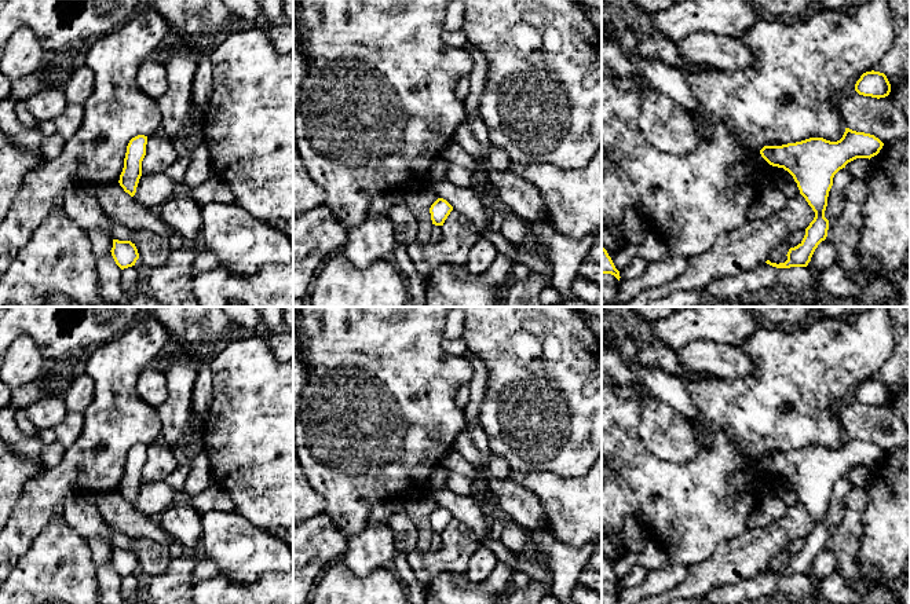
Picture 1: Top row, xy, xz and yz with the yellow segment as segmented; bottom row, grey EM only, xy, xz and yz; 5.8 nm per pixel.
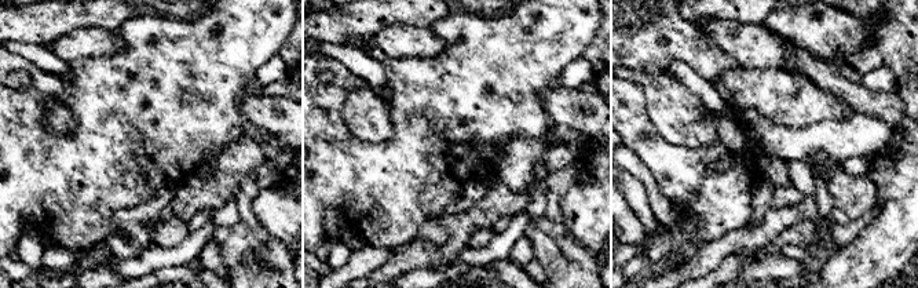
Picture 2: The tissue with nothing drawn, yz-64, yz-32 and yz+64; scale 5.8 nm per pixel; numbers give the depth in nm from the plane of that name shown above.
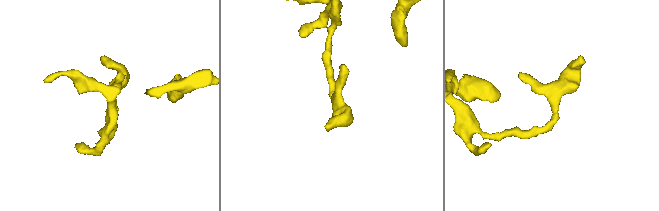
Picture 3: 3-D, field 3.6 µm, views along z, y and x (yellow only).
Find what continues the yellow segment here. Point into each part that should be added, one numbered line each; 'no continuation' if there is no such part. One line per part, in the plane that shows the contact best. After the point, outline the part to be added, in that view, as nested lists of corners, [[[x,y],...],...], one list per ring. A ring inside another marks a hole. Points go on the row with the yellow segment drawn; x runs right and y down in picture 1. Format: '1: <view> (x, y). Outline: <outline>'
no continuation

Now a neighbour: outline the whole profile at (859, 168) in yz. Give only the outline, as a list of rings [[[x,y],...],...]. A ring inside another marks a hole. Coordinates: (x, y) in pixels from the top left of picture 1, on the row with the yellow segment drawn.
[[[856,158],[845,165],[845,171],[854,177],[854,179],[863,179],[866,177],[871,171],[871,161],[869,158]]]

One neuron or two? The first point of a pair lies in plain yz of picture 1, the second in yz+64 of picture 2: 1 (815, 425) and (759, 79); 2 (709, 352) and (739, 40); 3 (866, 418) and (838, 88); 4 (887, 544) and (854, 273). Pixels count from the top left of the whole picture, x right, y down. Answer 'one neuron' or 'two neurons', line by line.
1: one neuron
2: one neuron
3: one neuron
4: one neuron

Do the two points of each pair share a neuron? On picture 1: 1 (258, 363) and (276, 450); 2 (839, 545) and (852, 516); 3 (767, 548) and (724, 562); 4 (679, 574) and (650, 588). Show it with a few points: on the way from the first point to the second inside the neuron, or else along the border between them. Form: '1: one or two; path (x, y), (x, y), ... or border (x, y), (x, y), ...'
1: one; path (258, 385), (258, 402), (274, 428)
2: one; path (845, 538), (851, 530), (851, 523)
3: one; path (756, 548), (735, 560)
4: one; path (672, 574), (657, 581)

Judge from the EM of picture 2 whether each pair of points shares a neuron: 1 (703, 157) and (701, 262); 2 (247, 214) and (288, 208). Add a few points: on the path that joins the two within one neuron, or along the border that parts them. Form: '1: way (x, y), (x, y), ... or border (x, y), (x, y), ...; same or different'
1: border (730, 230), (699, 245); different
2: border (271, 185), (255, 199), (252, 211), (274, 239); different

